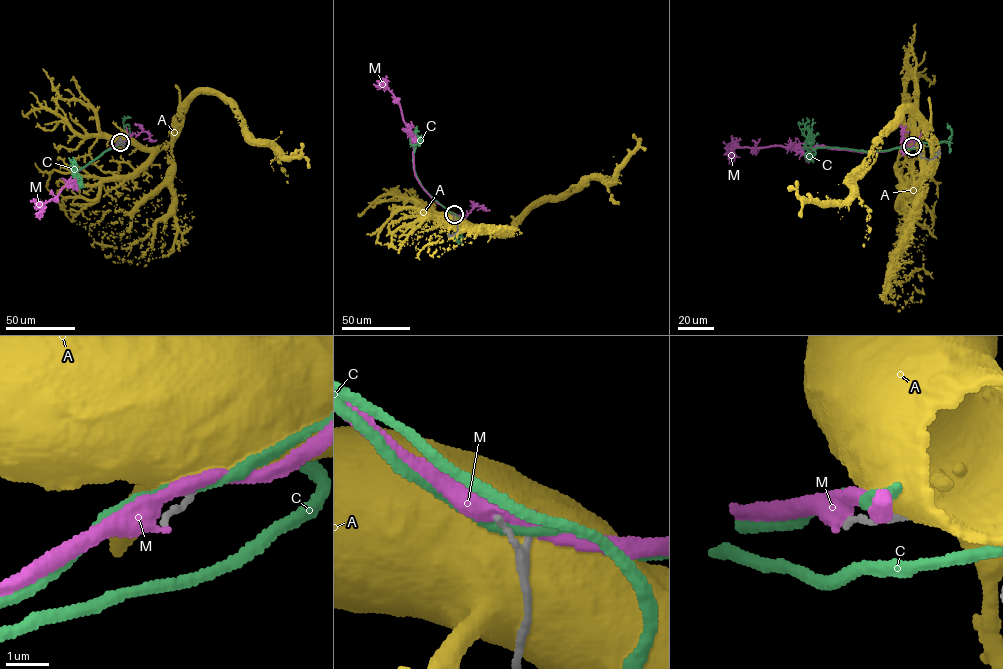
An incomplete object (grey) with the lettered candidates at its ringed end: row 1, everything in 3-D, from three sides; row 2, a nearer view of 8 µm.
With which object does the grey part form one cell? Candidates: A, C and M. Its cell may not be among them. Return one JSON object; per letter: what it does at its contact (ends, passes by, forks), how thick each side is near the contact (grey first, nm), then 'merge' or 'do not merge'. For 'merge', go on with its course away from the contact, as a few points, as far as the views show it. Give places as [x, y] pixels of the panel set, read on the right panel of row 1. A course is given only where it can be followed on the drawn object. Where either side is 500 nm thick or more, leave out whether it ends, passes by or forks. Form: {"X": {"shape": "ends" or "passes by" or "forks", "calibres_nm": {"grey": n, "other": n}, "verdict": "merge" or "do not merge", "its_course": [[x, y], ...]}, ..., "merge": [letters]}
{"A": {"calibres_nm": {"grey": 150, "other": 550}, "verdict": "do not merge"}, "C": {"shape": "passes by", "calibres_nm": {"grey": 160, "other": 190}, "verdict": "do not merge"}, "M": {"shape": "passes by", "calibres_nm": {"grey": 160, "other": 320}, "verdict": "do not merge"}, "merge": []}

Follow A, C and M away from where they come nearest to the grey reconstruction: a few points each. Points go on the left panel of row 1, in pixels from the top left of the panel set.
A: (120, 142), (170, 145), (179, 107), (203, 91), (235, 106), (252, 139), (295, 152)
C: (120, 142), (78, 169), (77, 178), (72, 172), (72, 157)
M: (120, 142), (77, 171), (73, 182), (42, 206), (40, 216), (43, 215)

